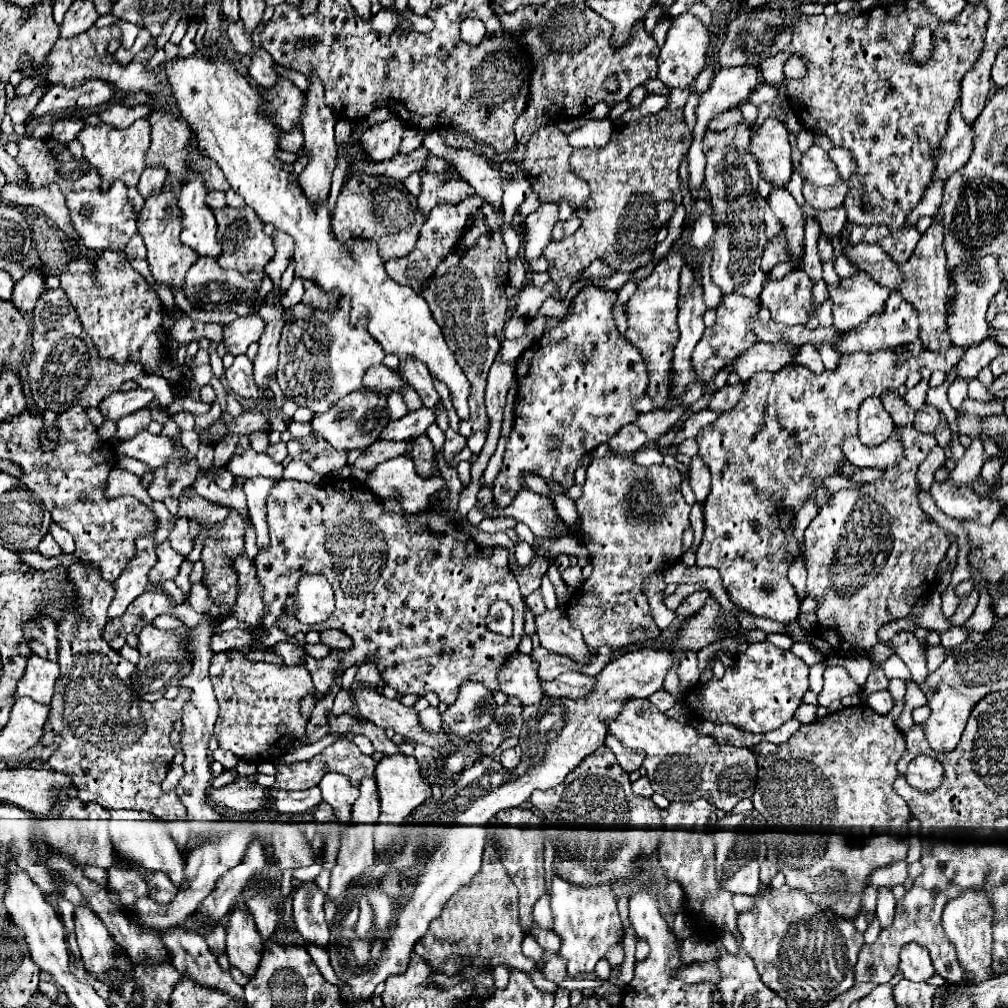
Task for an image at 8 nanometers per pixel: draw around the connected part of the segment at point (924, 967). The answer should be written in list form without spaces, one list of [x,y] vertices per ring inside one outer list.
[[[906,944],[906,948],[902,948],[898,968],[904,974],[904,978],[912,980],[912,982],[930,980],[936,974],[930,954],[926,952],[926,948],[922,948],[918,944]]]

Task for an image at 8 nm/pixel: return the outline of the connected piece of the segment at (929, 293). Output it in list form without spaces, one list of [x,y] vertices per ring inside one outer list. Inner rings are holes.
[[[938,220],[932,222],[928,232],[920,238],[918,248],[910,256],[906,264],[902,264],[902,284],[896,288],[902,292],[902,298],[910,302],[920,314],[920,340],[926,350],[946,352],[952,342],[950,334],[946,332],[946,290],[948,290],[948,272],[946,272],[946,256],[942,252],[942,224]]]

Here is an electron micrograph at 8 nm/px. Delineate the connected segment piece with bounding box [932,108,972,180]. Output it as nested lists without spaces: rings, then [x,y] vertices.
[[[956,108],[950,114],[950,126],[940,142],[932,180],[948,180],[956,170],[960,170],[966,164],[972,148],[970,132],[972,128],[962,120],[962,114]]]

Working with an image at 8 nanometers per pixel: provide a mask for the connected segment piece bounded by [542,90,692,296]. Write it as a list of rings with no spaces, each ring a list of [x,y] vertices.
[[[670,90],[668,104],[658,114],[648,114],[642,120],[634,120],[624,124],[622,128],[616,126],[612,132],[610,142],[604,148],[578,148],[570,156],[570,166],[576,176],[588,182],[590,196],[578,208],[578,216],[582,218],[582,226],[576,234],[560,240],[550,242],[542,256],[550,262],[548,276],[558,286],[562,296],[566,296],[568,288],[582,278],[582,272],[594,262],[602,260],[616,272],[634,272],[642,266],[652,264],[652,254],[656,248],[656,232],[668,224],[676,206],[682,202],[682,194],[678,188],[678,168],[680,158],[692,144],[692,134],[684,120],[684,104],[690,96],[690,90]]]

